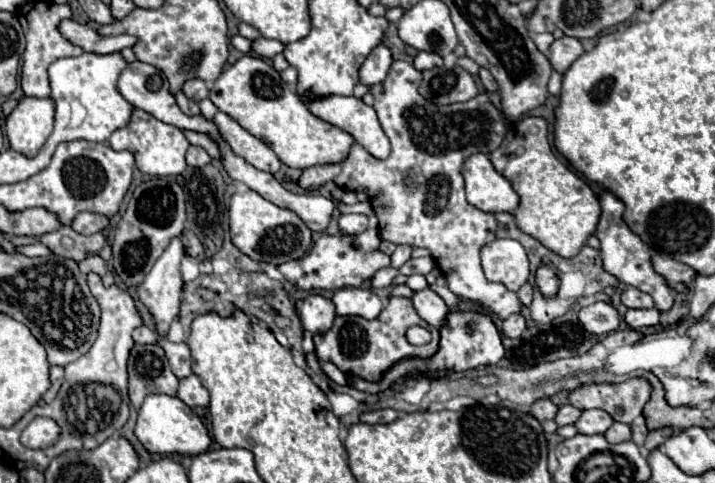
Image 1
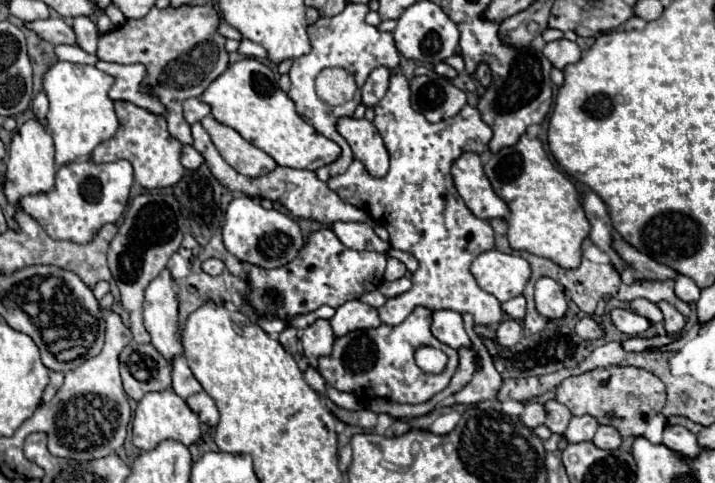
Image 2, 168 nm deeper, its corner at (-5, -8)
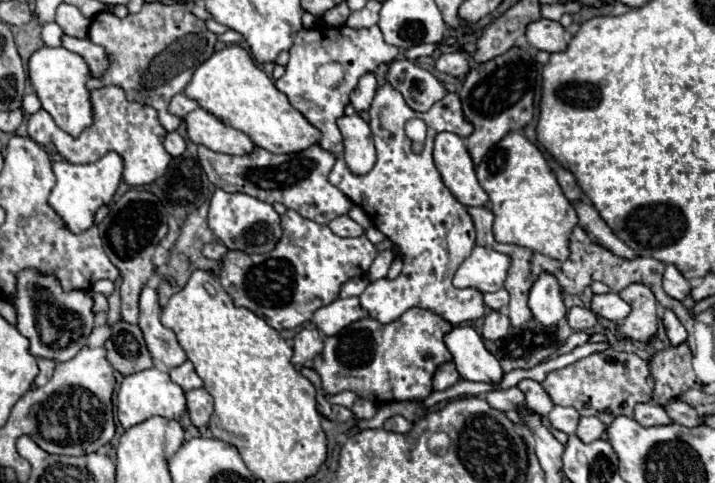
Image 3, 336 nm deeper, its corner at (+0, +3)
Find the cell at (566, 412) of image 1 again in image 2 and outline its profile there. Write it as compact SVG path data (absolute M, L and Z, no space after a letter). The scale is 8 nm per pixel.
M547 401L545 405L545 413L547 413L547 417L545 417L545 427L551 431L551 433L559 433L559 435L563 435L563 431L567 429L567 423L569 423L569 419L571 419L571 411L567 411L567 407L563 407L561 403L557 403L557 401Z

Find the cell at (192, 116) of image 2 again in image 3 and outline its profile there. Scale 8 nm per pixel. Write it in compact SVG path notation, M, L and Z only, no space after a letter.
M180 92L180 94L176 94L176 96L172 98L168 110L170 110L172 114L184 118L188 112L192 112L192 110L196 110L196 108L198 108L198 102L192 100L192 98L188 98L184 92Z

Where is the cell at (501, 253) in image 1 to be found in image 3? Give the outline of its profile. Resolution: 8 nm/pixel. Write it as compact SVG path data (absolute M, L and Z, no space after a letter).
M476 246L472 254L462 262L454 276L456 288L478 288L480 292L498 292L504 286L506 272L510 268L510 256L492 248Z

